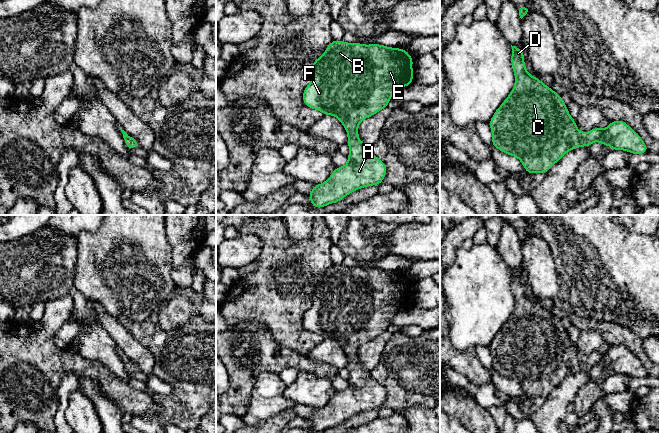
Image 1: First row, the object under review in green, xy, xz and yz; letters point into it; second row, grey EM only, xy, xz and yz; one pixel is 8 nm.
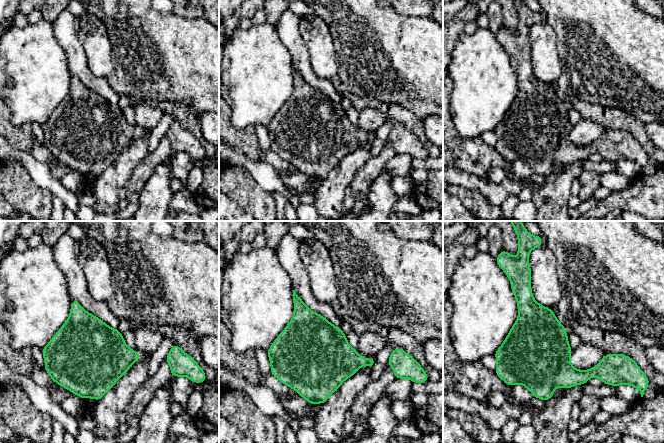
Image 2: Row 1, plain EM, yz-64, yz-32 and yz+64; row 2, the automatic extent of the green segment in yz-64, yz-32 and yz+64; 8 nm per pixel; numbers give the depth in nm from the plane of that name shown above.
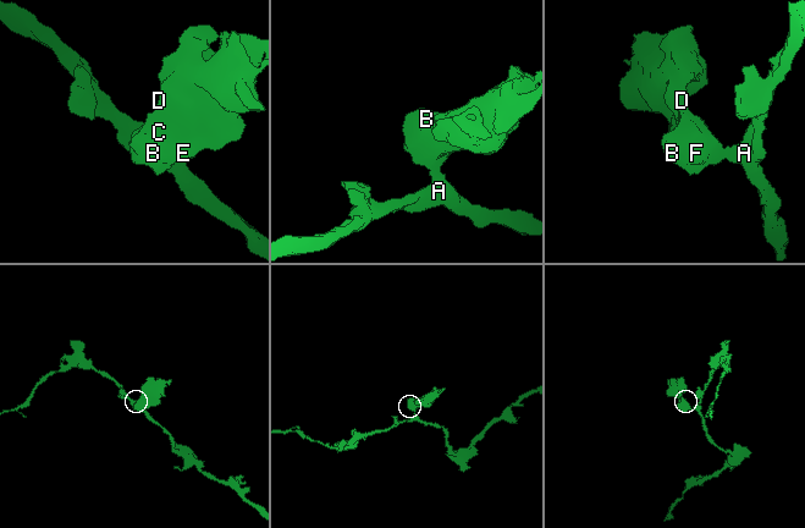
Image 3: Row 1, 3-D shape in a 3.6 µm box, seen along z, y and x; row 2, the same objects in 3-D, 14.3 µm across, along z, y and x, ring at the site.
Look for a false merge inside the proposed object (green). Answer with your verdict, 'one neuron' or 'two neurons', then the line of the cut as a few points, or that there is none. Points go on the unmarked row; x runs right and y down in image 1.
one neuron; cut none

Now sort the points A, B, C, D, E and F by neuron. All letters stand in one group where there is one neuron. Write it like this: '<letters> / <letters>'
A B C D E F

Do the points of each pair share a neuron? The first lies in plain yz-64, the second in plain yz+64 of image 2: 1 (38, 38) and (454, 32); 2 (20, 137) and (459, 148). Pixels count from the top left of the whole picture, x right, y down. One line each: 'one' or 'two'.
1: two
2: one

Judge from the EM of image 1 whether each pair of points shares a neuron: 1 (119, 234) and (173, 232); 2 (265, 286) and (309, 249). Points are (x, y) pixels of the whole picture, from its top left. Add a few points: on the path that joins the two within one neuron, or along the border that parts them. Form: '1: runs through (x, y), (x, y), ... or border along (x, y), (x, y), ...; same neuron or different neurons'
1: border along (164, 225), (164, 233), (171, 255); different neurons
2: runs through (278, 282), (292, 268), (304, 262); same neuron

